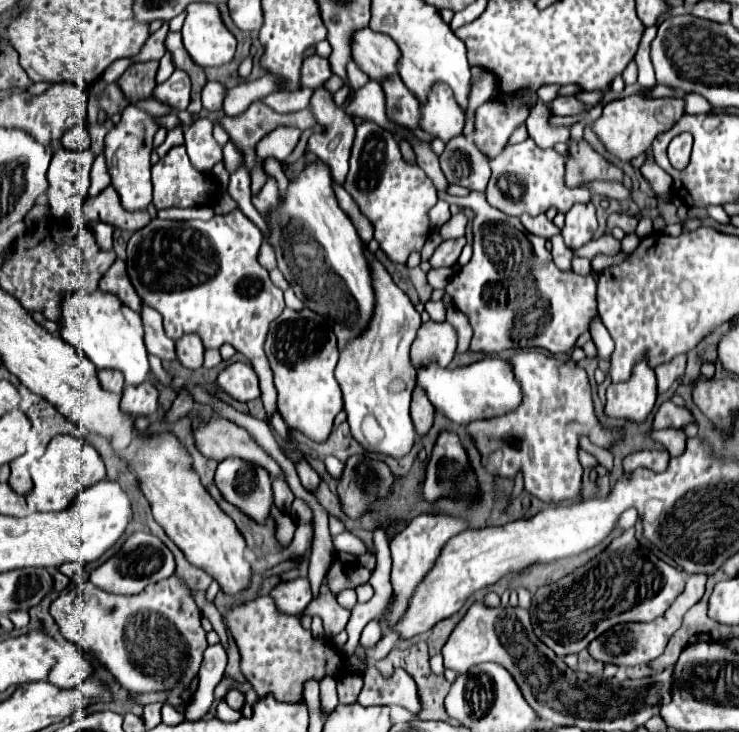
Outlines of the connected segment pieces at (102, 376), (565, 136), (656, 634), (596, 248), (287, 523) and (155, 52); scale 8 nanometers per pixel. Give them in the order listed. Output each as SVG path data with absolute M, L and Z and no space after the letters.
M105 369L105 371L99 371L97 377L99 377L99 383L101 383L101 387L105 391L111 391L115 395L121 395L121 391L123 391L123 375L119 371Z
M541 99L531 109L531 115L527 119L527 131L529 137L541 147L551 149L555 143L567 143L569 141L569 127L567 125L553 125L551 123L551 109Z
M691 575L687 579L687 589L683 591L683 595L679 595L679 599L671 605L671 609L663 617L659 617L651 623L621 623L621 625L611 627L599 639L591 641L591 645L589 645L591 657L601 663L613 663L617 667L635 667L635 665L643 665L643 663L657 659L665 651L673 633L681 627L685 613L703 597L705 581L707 581L707 575Z
M607 233L607 235L603 235L601 239L595 239L595 241L591 241L591 243L587 243L587 245L583 245L581 249L577 249L575 251L575 255L577 257L587 257L587 259L593 259L593 257L597 257L597 255L617 255L621 251L621 241L619 239L615 239L611 233Z
M273 507L271 515L275 517L275 521L277 521L277 525L279 525L279 529L277 529L277 539L279 539L279 543L281 543L283 547L287 547L287 545L291 543L291 539L293 539L295 521L293 521L293 517L281 513L277 507Z
M163 23L161 29L151 33L151 37L145 41L141 51L131 57L131 61L135 61L135 63L139 63L139 61L153 61L153 59L159 61L165 55L165 35L167 35L167 31L169 31L169 25Z

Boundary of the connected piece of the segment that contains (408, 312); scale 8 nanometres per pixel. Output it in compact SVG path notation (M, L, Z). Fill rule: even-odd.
M369 251L367 257L375 261L375 277L379 277L379 309L375 309L375 321L371 321L371 329L367 329L363 337L349 341L349 347L341 351L335 377L343 391L347 421L351 425L353 437L367 451L401 459L419 439L409 411L411 393L415 389L415 369L409 361L409 349L423 321L411 299L391 281L385 267ZM367 415L375 415L377 423L385 431L385 437L377 443L369 443L363 435L361 425Z

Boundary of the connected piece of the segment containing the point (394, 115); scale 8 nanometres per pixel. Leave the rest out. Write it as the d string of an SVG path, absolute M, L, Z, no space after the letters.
M399 77L391 85L381 85L387 95L387 115L403 127L419 129L421 125L421 103L419 99L403 85Z

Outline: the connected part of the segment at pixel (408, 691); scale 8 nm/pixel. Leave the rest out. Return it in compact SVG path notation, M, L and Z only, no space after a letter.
M375 667L367 669L365 687L357 701L361 705L401 705L411 713L421 709L415 681L403 669L397 669L389 679L381 677Z

